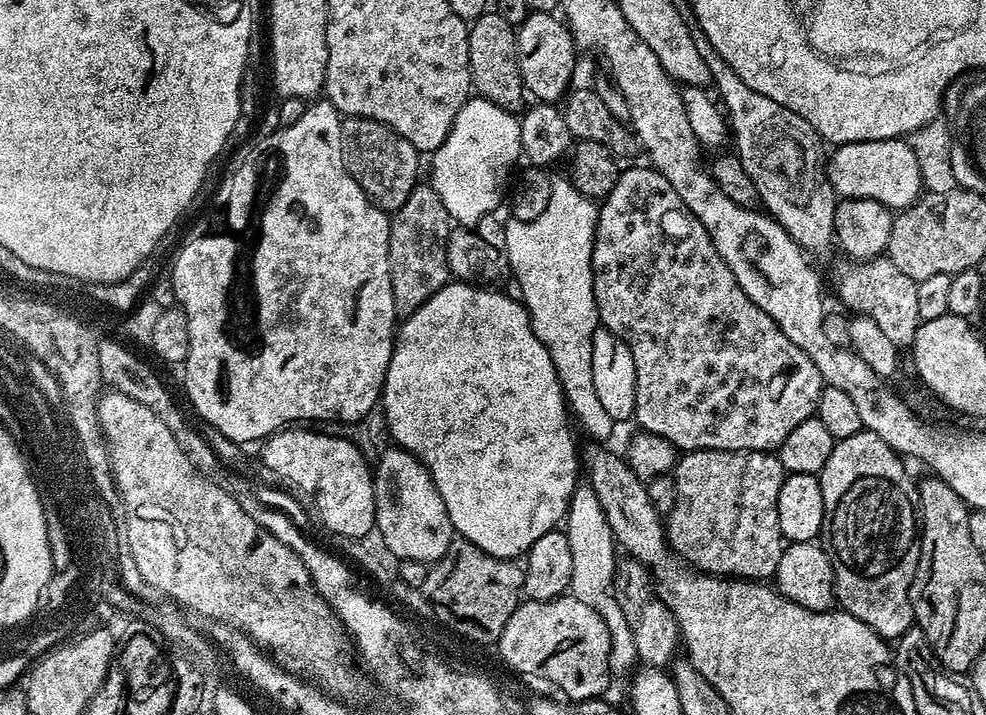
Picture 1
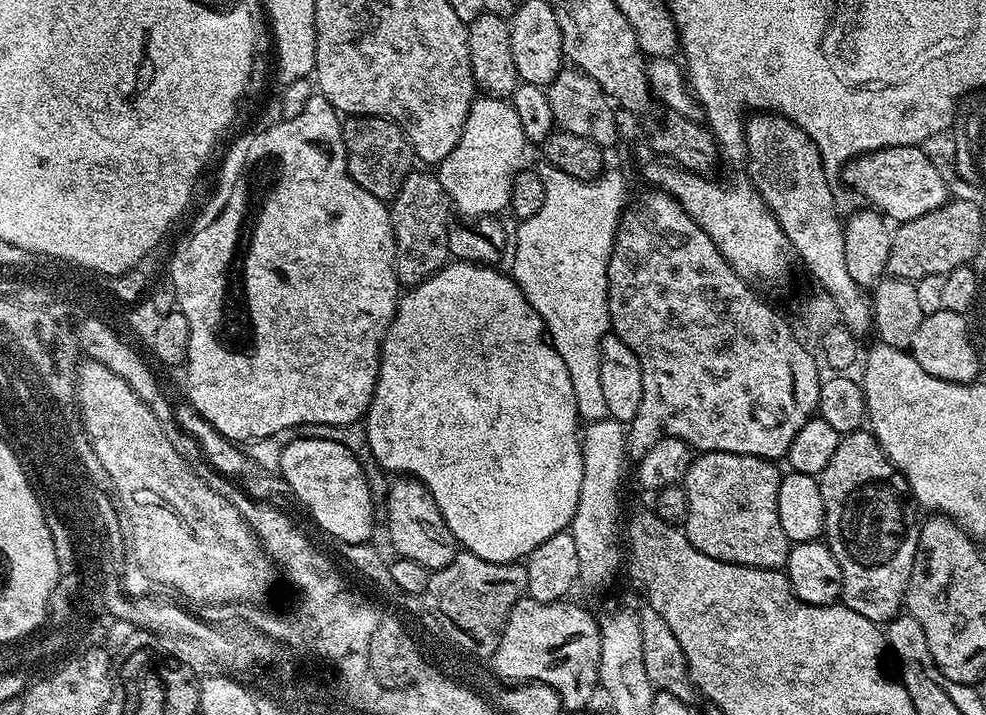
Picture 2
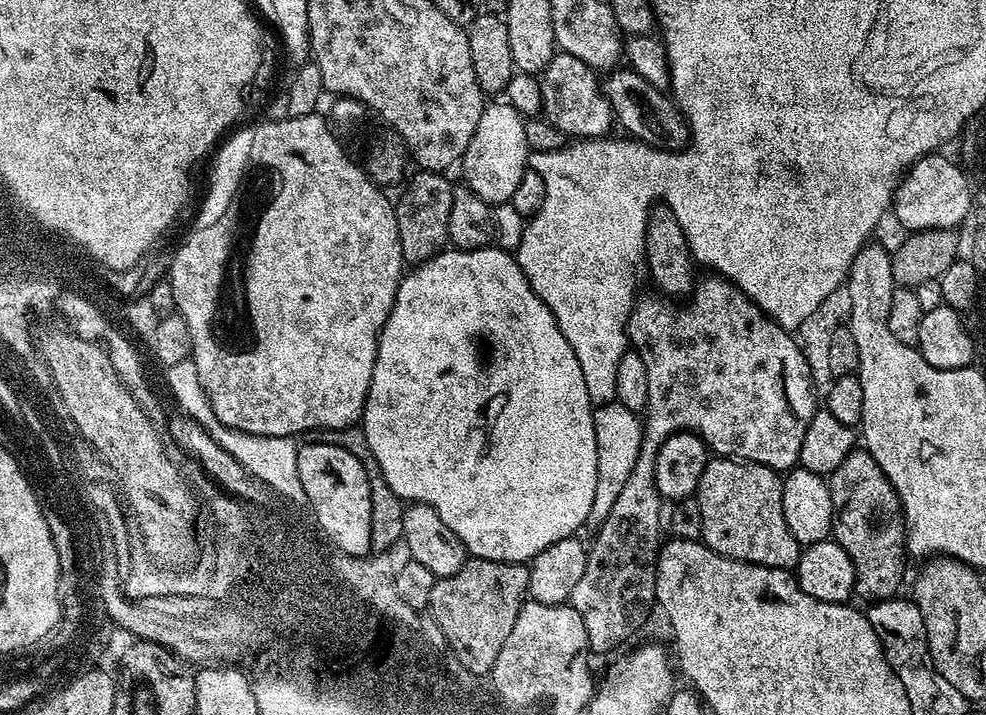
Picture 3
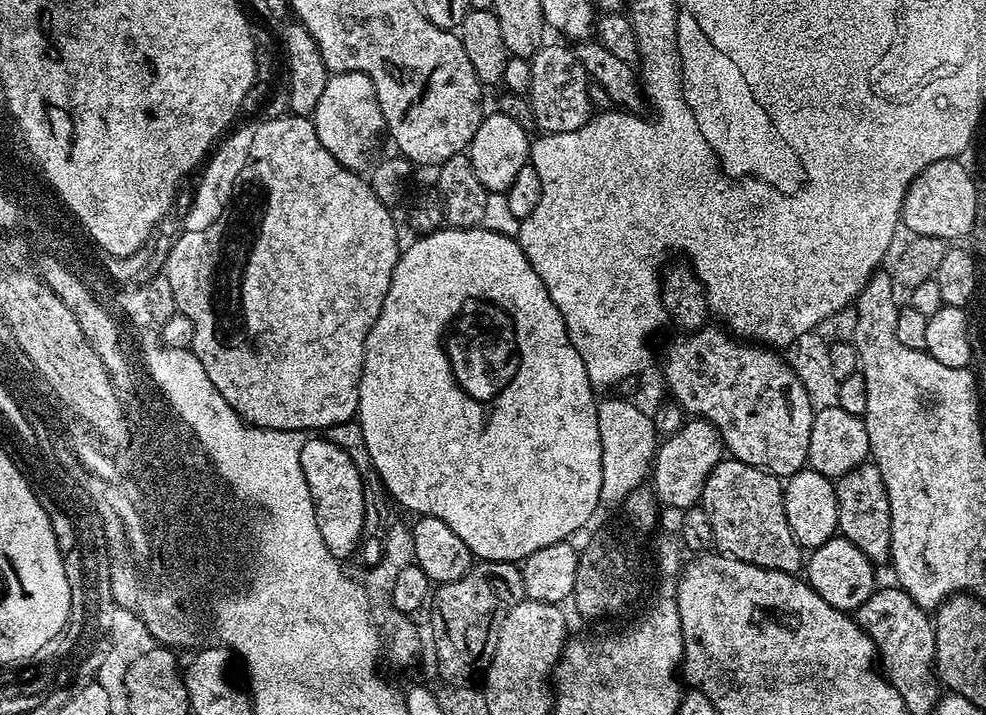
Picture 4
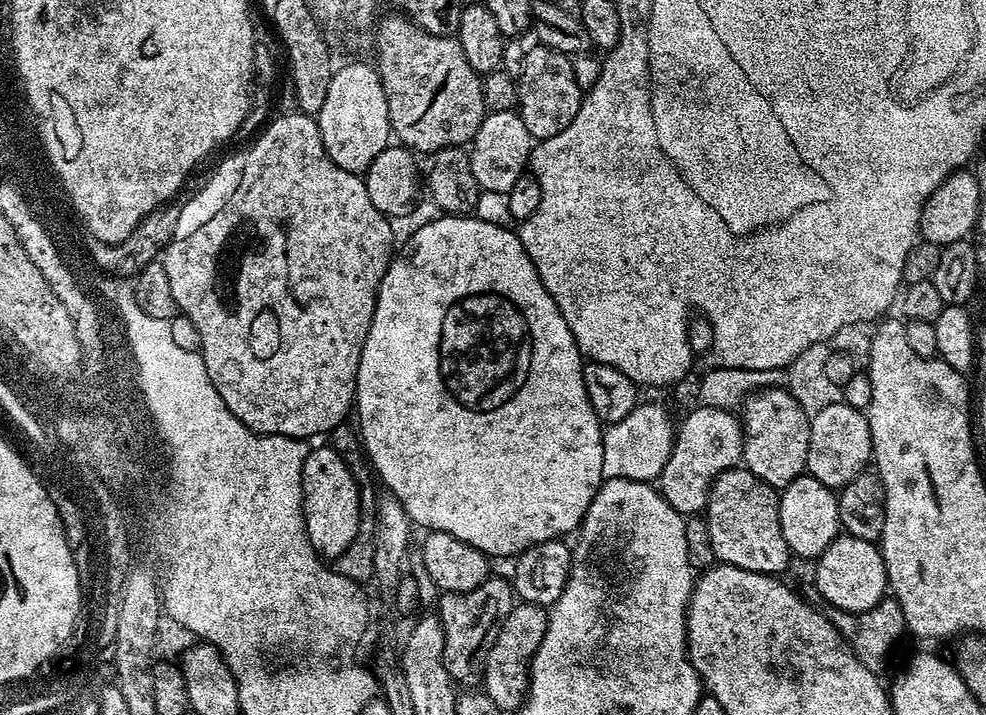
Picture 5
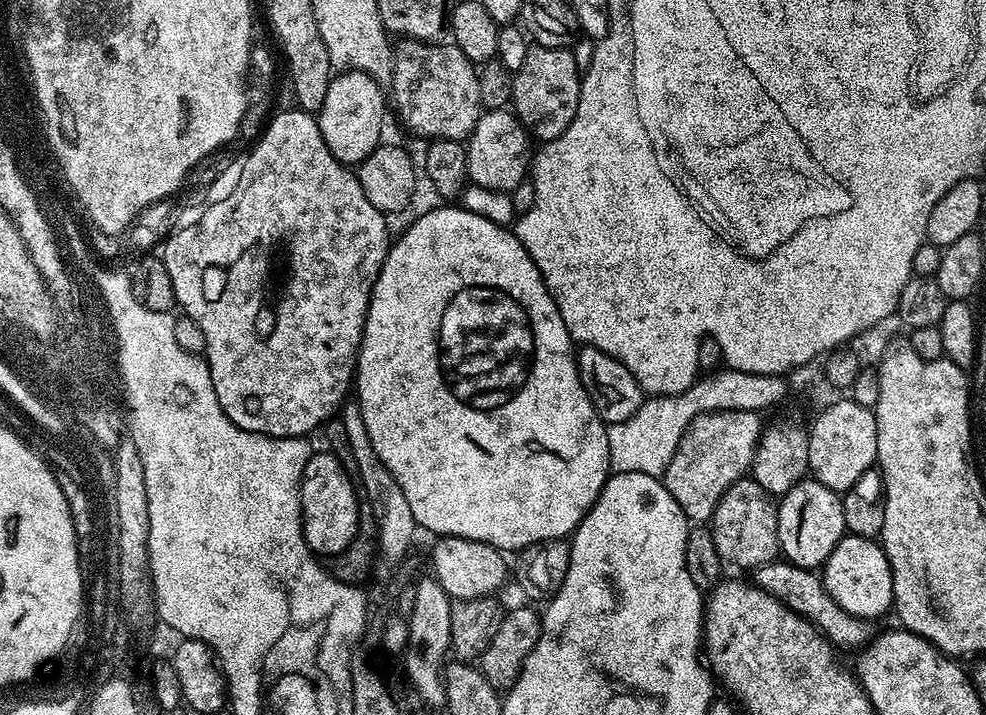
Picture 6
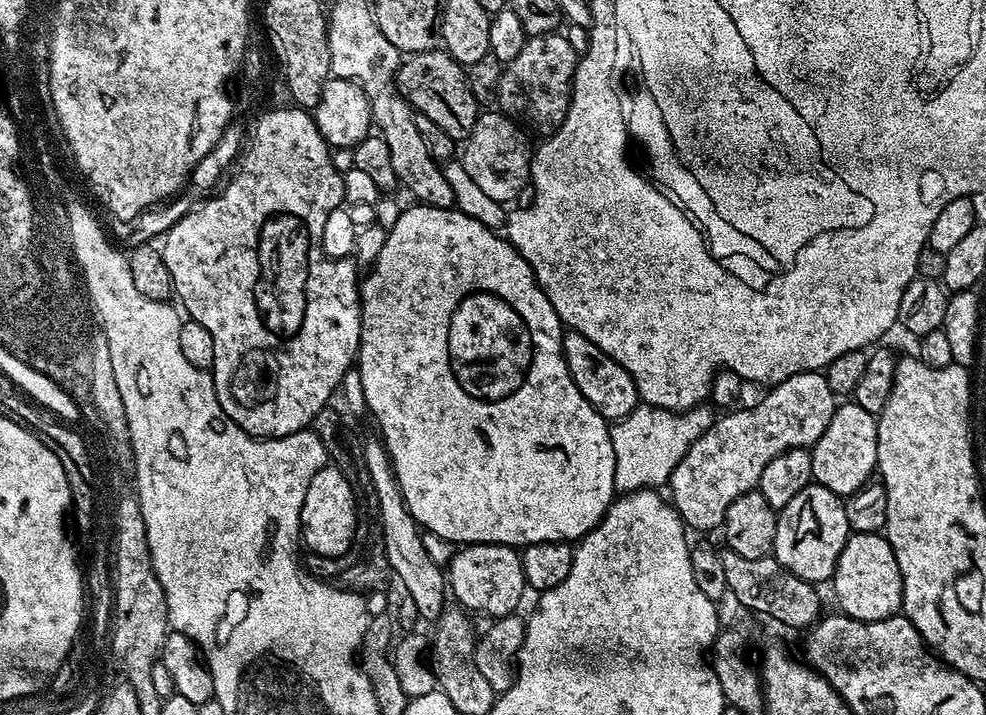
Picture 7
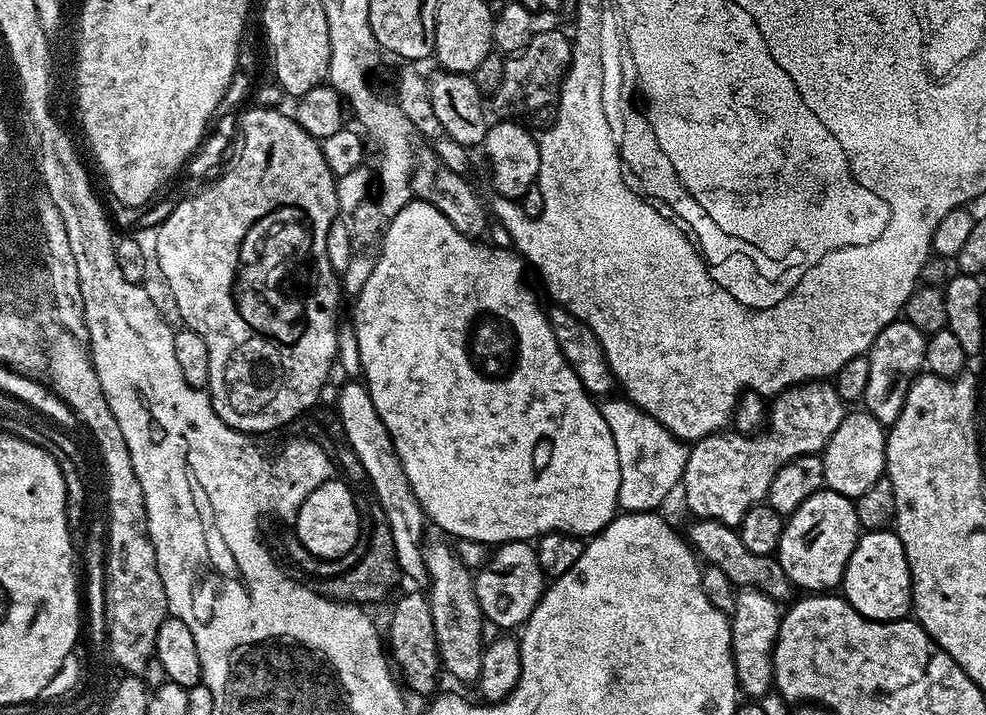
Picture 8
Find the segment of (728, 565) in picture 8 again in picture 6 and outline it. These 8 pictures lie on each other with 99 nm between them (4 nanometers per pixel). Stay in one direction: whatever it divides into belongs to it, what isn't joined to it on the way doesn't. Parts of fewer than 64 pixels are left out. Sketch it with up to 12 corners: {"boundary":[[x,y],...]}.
{"boundary":[[783,558],[757,588],[809,620],[837,649],[873,639],[873,621],[842,610],[813,569]]}

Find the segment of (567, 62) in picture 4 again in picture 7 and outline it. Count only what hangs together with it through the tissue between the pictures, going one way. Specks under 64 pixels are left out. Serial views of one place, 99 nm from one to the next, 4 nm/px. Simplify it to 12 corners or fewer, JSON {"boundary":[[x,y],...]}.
{"boundary":[[529,36],[503,65],[499,111],[551,136],[572,97],[578,51]]}

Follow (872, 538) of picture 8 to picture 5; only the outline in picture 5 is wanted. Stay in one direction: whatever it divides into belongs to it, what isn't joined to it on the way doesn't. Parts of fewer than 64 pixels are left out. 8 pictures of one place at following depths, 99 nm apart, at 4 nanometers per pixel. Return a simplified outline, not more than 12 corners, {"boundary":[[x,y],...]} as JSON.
{"boundary":[[841,534],[815,561],[832,608],[870,610],[889,591],[884,553]]}

